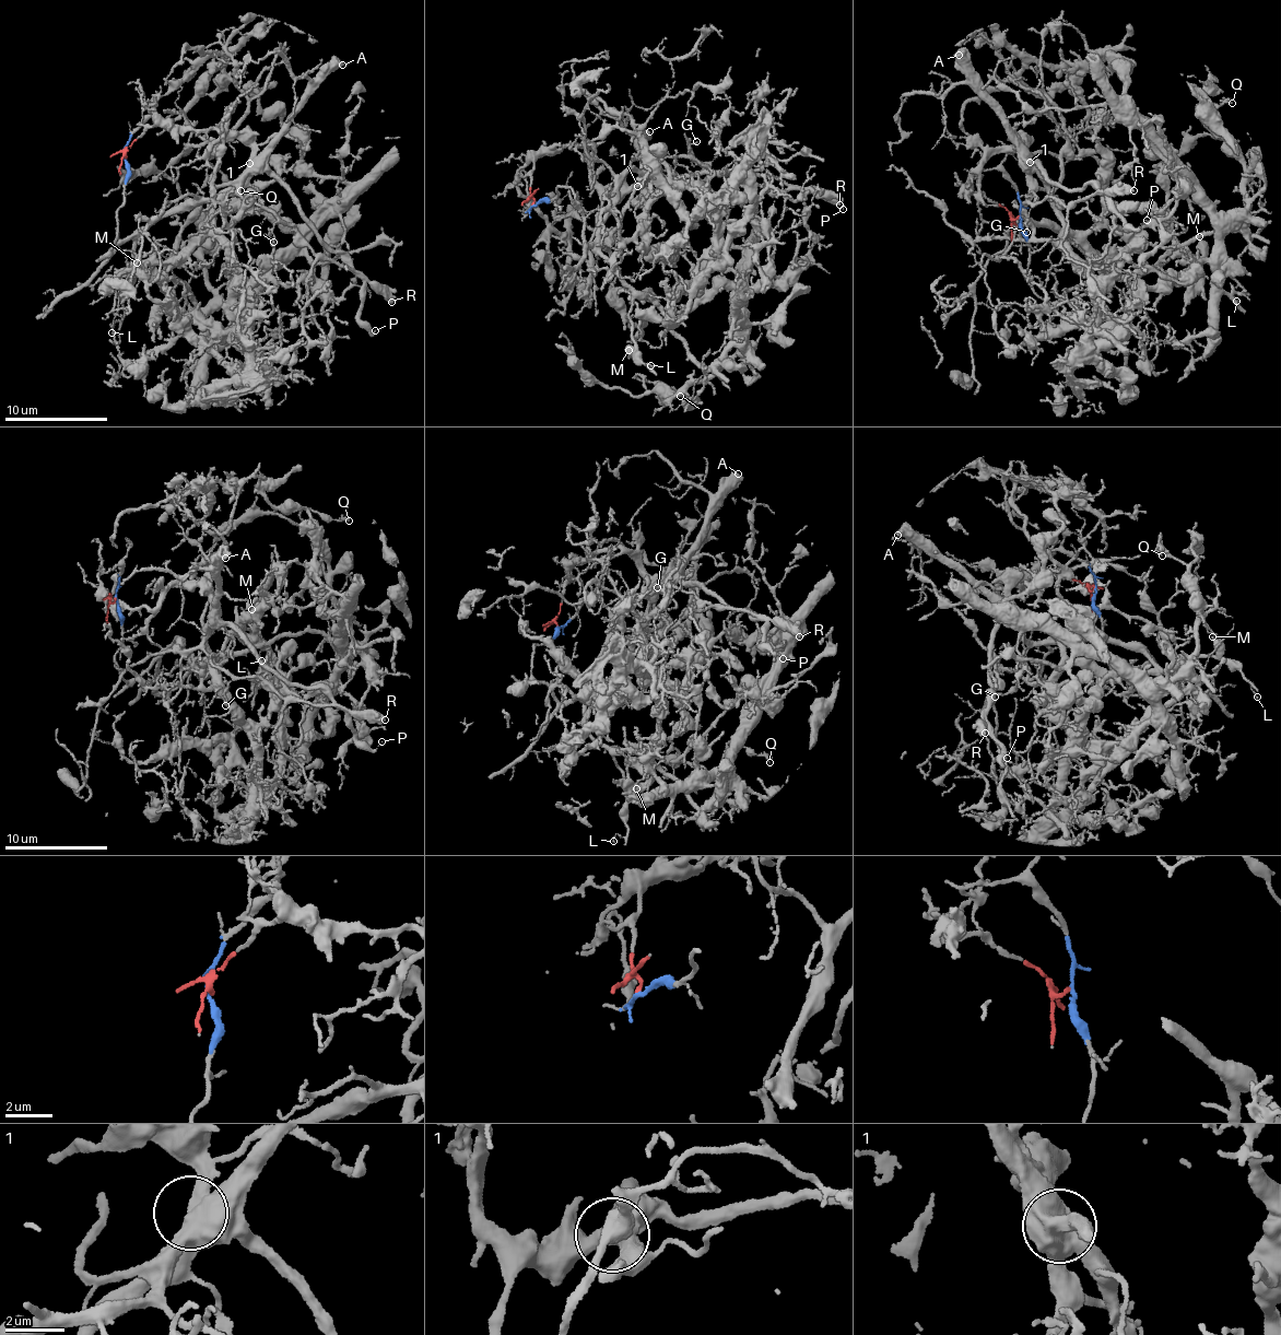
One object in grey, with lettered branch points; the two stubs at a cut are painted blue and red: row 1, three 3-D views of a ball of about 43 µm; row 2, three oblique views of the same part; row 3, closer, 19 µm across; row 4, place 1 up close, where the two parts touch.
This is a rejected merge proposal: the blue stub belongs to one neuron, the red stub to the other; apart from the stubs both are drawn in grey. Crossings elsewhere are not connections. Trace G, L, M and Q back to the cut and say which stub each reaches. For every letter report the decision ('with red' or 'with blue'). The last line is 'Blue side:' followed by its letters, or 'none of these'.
G: with blue
L: with blue
M: with blue
Q: with red
Blue side: G, L, M

